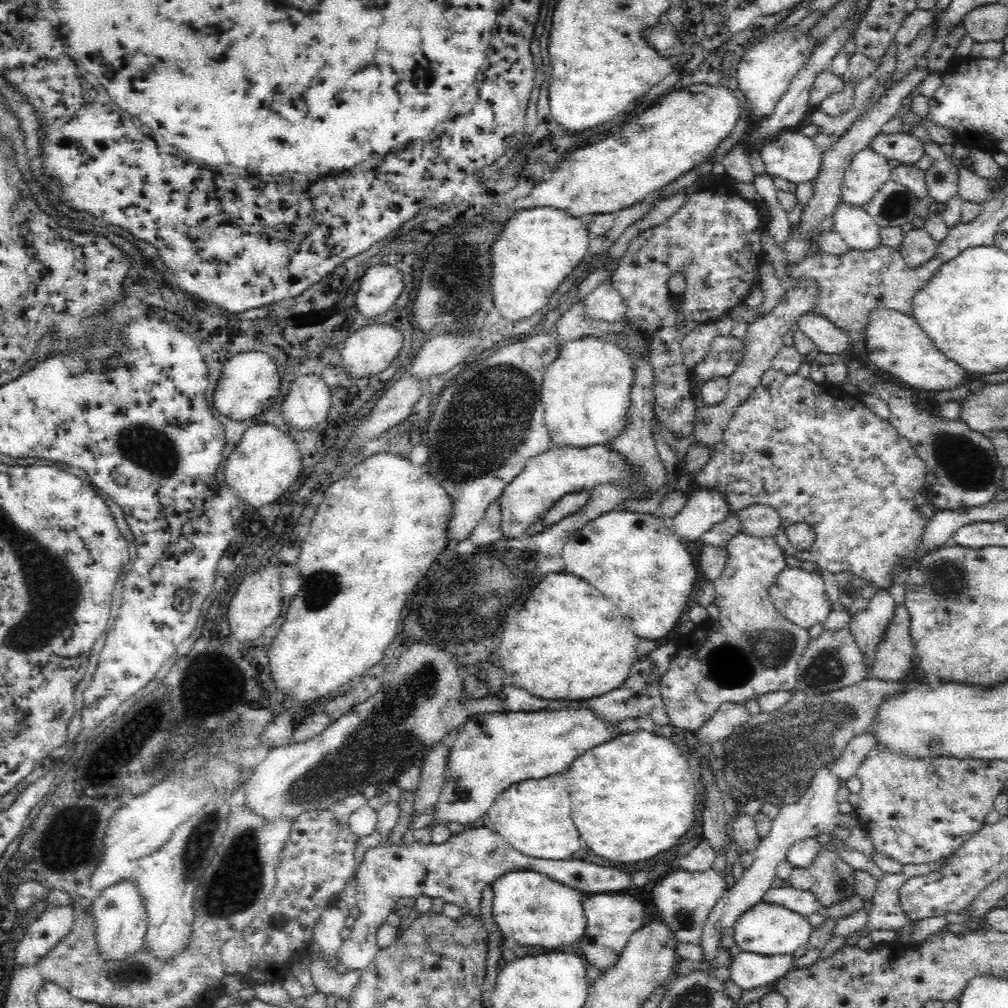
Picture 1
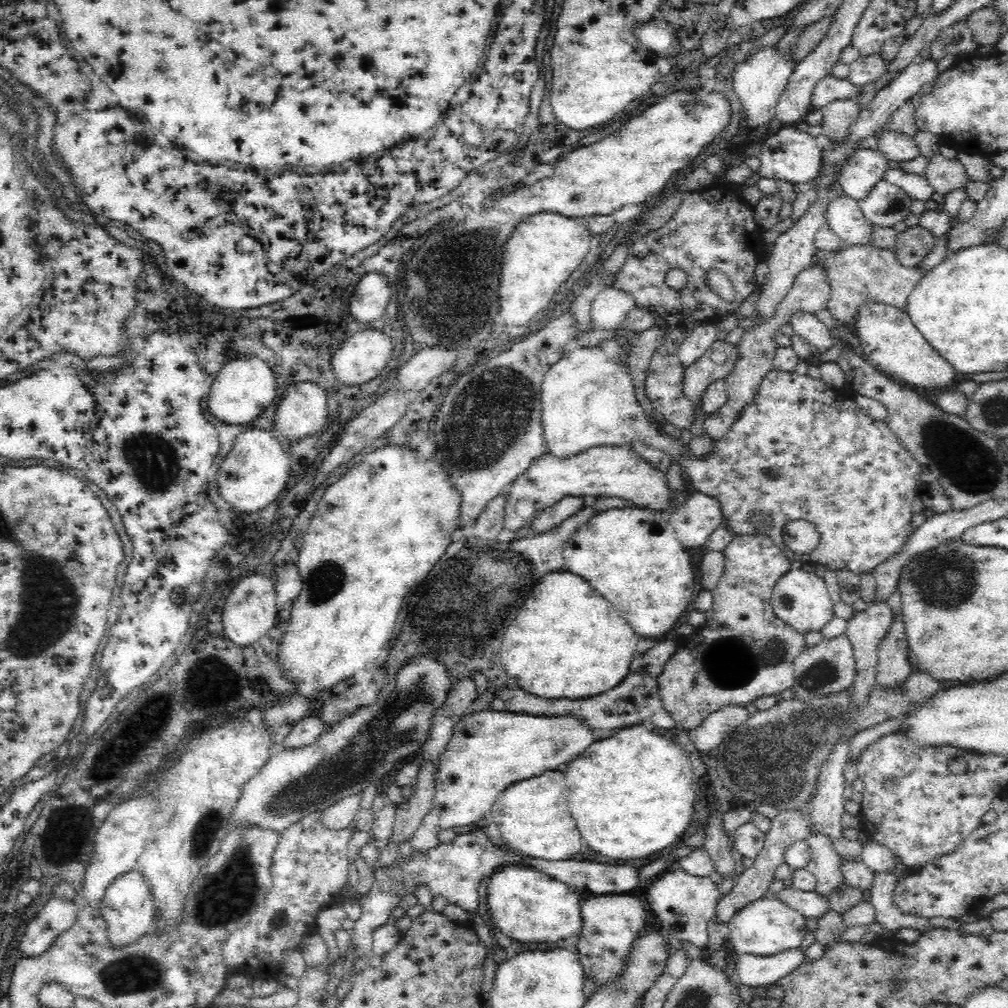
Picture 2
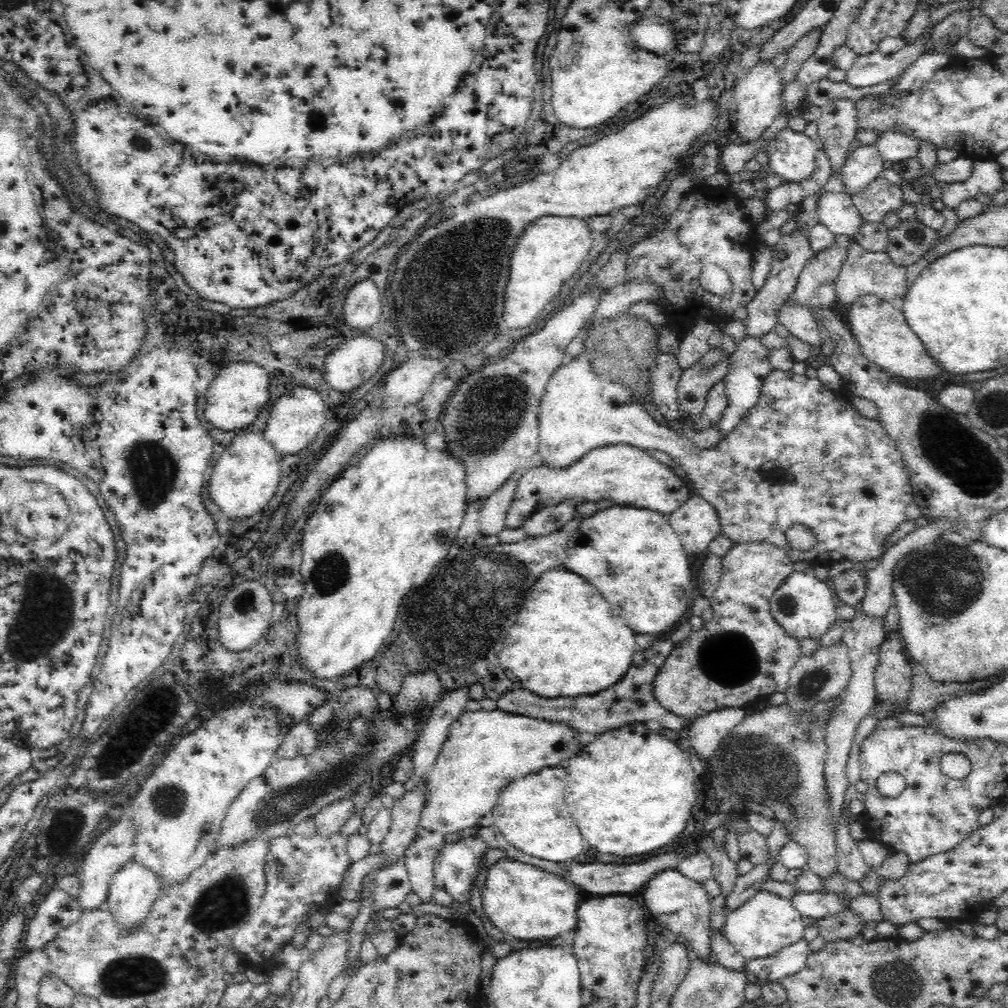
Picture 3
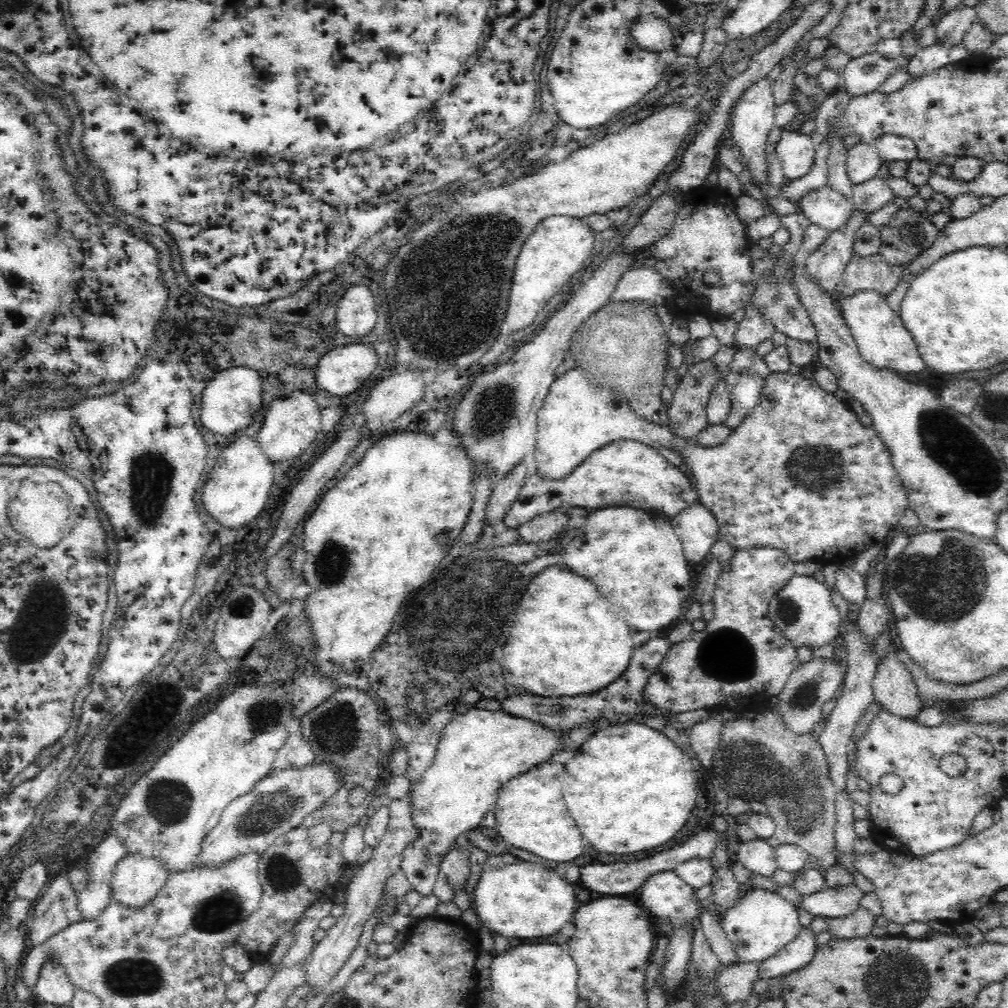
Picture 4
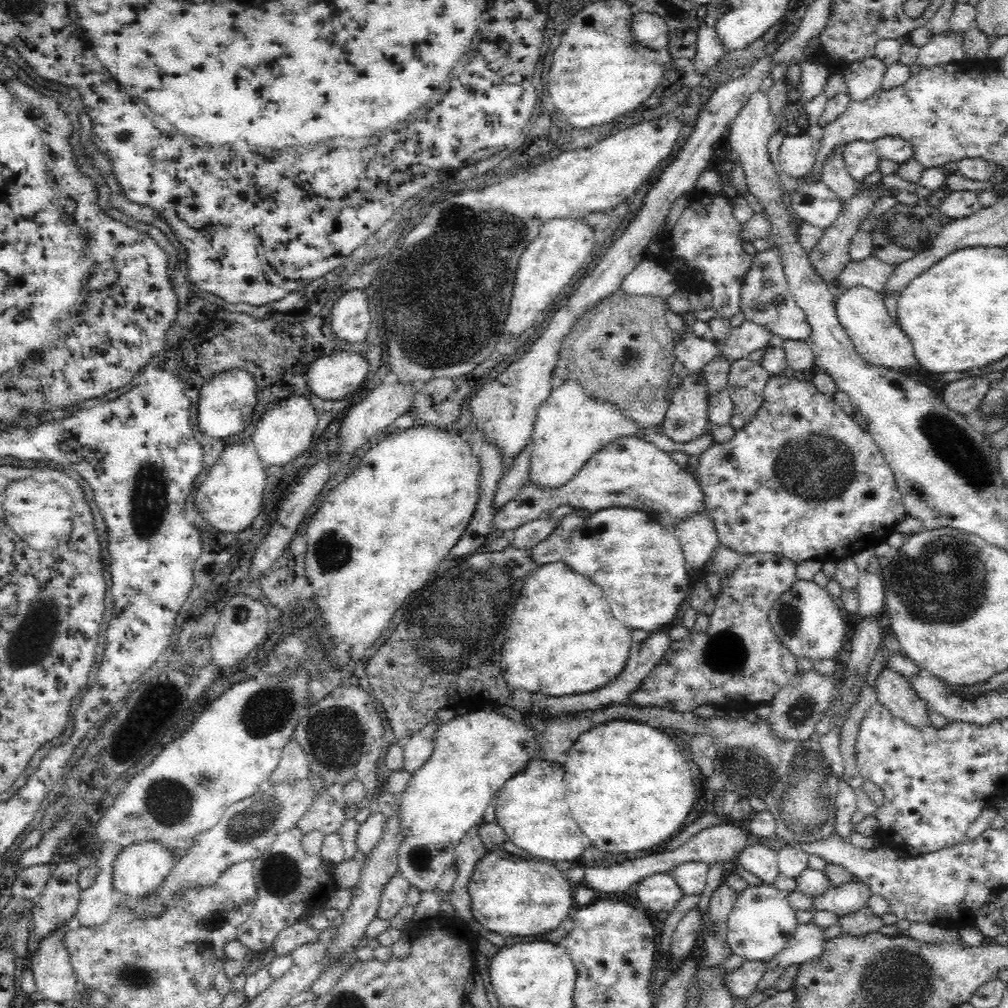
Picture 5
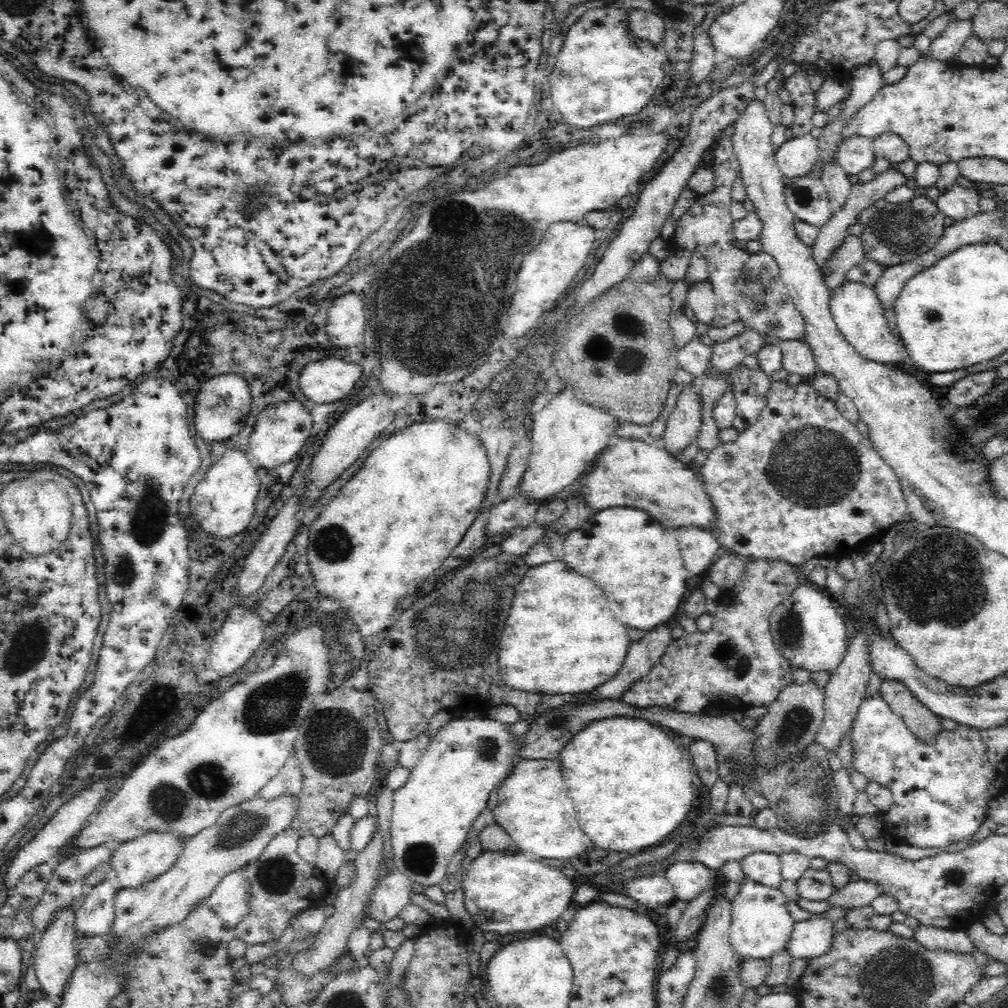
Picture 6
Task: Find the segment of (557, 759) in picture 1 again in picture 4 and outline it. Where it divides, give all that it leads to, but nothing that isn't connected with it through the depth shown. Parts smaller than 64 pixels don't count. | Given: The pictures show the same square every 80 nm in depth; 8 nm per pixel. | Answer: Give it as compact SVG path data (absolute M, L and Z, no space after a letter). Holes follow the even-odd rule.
M464 707L446 726L436 748L436 758L432 766L420 776L420 782L410 788L412 793L412 819L419 835L403 852L401 870L410 882L411 888L421 898L433 894L440 872L440 859L455 844L460 834L481 826L482 818L497 801L497 792L512 778L520 776L538 764L550 762L556 754L566 751L566 741L562 729L544 727L538 721L514 716L502 709L497 711Z

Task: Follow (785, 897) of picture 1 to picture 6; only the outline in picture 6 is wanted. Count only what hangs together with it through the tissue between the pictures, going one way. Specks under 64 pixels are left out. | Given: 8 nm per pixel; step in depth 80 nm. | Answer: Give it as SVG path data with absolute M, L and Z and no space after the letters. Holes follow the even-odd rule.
M866 881L850 882L828 896L826 904L842 910L858 909L871 905L872 900L882 893Z

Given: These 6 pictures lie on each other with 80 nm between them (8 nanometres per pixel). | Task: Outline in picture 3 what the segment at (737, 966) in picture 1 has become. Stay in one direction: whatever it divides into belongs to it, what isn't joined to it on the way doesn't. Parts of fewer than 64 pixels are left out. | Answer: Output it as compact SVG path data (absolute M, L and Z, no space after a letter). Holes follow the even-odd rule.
M803 938L774 956L747 958L742 971L748 984L763 986L766 982L779 982L785 976L796 974L804 968L810 953L808 942Z

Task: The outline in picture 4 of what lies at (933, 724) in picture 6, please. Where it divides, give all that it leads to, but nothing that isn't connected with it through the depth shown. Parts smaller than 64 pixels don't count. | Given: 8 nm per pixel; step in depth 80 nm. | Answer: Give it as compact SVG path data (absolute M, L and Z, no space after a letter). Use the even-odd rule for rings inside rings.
M896 651L888 652L878 664L872 688L875 702L892 714L915 720L922 710L916 698L916 683Z

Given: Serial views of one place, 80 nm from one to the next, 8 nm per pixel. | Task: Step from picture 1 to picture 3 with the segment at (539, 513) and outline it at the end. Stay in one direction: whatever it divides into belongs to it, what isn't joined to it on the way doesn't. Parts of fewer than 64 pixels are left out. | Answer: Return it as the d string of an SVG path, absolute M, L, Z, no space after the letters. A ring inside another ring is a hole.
M626 444L594 448L576 463L554 468L548 464L534 466L518 478L513 501L505 516L505 529L521 528L542 507L551 507L564 501L578 504L584 501L612 500L620 506L647 508L669 515L692 493L672 469L650 457L649 452Z

